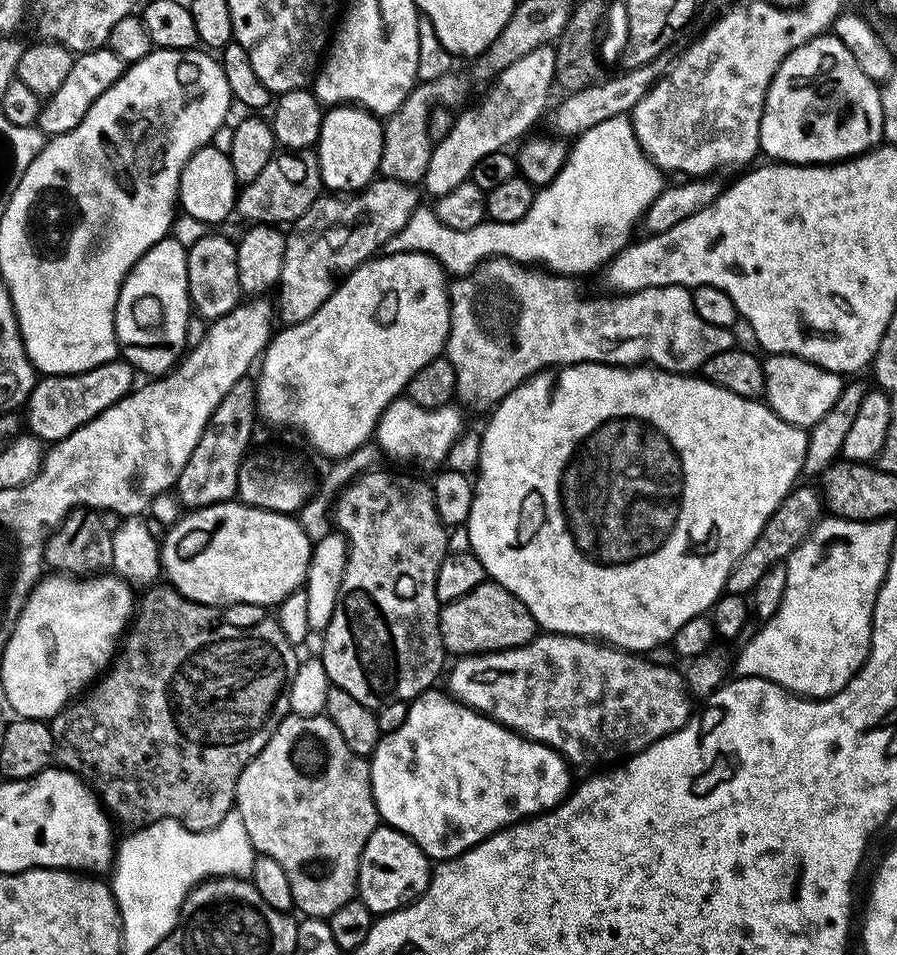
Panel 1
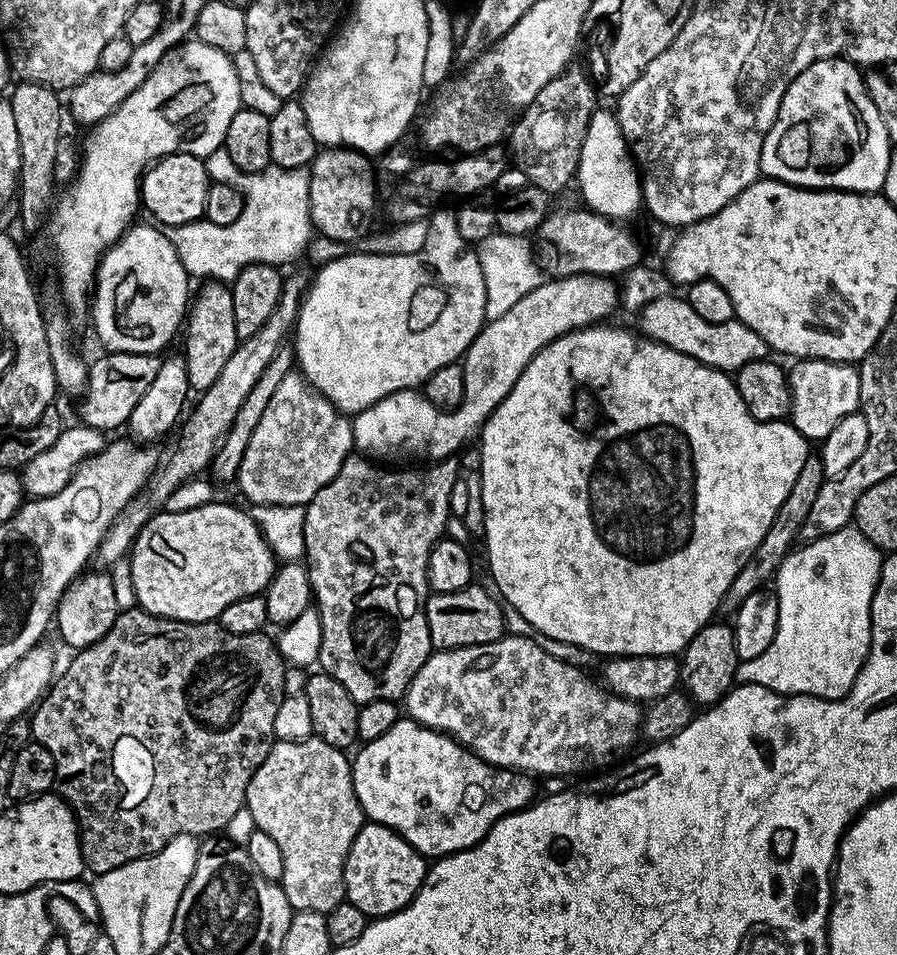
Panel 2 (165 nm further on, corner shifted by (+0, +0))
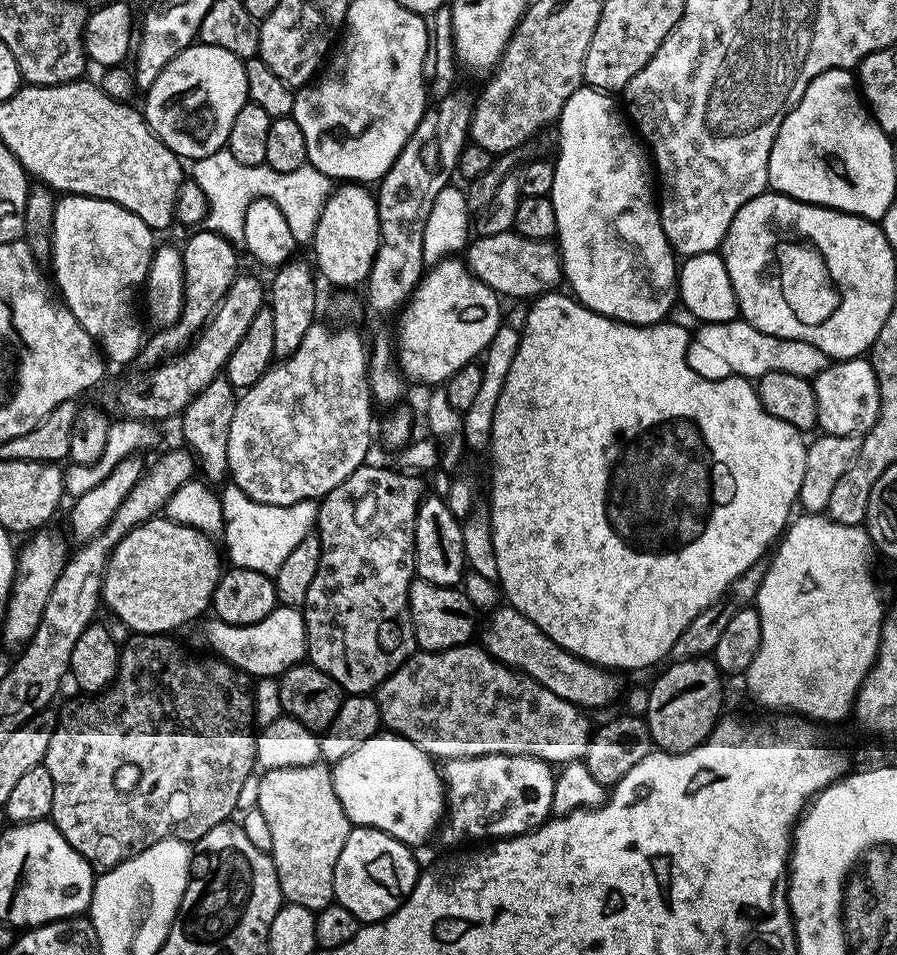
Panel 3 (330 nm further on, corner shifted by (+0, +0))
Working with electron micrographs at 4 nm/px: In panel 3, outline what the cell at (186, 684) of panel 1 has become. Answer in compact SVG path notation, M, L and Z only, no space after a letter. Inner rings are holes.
M136 634L119 649L120 664L116 677L103 692L91 698L80 698L59 713L56 729L50 738L50 746L44 755L43 765L54 778L54 806L50 817L56 829L82 854L82 858L94 870L107 870L134 858L142 850L154 846L159 840L201 840L214 826L233 819L232 811L240 804L240 795L252 776L256 763L257 733L254 727L253 689L254 684L248 673L240 671L232 664L219 658L212 660L191 660L186 653L180 652L178 645L168 634Z

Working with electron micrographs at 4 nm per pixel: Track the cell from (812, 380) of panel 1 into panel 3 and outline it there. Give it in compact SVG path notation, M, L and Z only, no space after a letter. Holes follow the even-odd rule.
M857 358L829 363L812 380L814 398L818 402L819 431L825 436L854 436L869 432L880 413L878 378L871 359Z

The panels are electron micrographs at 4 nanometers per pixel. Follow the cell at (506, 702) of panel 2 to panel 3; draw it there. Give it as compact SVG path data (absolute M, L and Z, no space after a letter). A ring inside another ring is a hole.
M469 642L444 652L417 651L390 674L374 693L383 727L404 736L414 746L441 761L474 758L486 754L537 756L553 766L583 761L590 737L588 720L579 707L560 698L534 678L494 659L481 646Z

